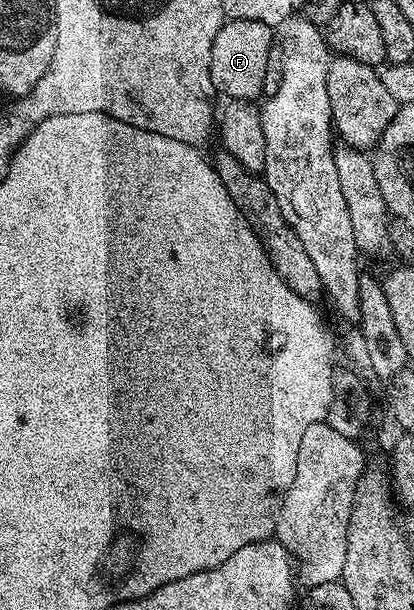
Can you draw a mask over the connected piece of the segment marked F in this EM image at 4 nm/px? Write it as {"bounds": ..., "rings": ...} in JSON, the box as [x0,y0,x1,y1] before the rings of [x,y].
{"bounds":[211,20,273,100],"rings":[[[253,20],[224,21],[211,49],[211,82],[224,99],[255,100],[263,94],[265,67],[269,65],[269,48],[273,44],[271,34],[272,27]]]}

